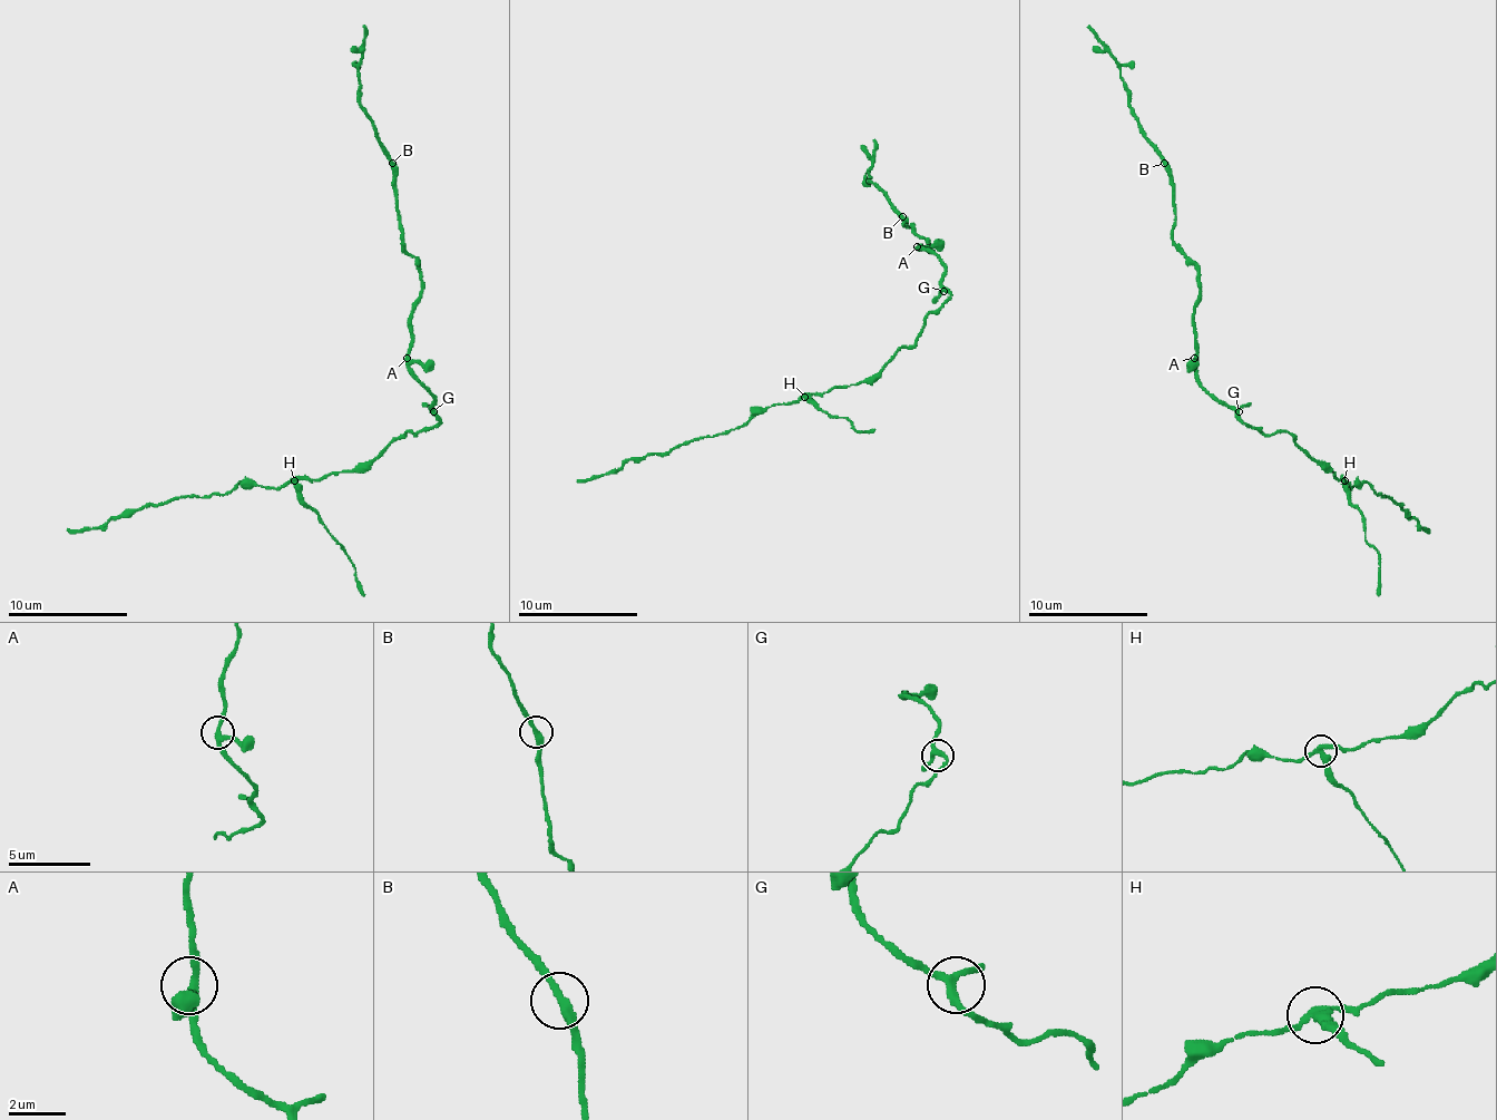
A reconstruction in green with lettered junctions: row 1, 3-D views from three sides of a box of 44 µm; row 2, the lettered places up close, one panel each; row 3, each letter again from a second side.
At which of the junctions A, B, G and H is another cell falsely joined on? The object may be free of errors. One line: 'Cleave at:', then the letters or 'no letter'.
Cleave at: H

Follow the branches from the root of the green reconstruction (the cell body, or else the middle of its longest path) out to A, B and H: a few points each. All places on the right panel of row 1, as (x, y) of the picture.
A: (1239, 417), (1233, 408), (1221, 406), (1200, 385), (1194, 358)
B: (1239, 417), (1197, 378), (1194, 303), (1200, 294), (1200, 271), (1173, 241), (1173, 175), (1164, 163)
H: (1239, 417), (1265, 435), (1287, 432), (1310, 456), (1343, 480)

